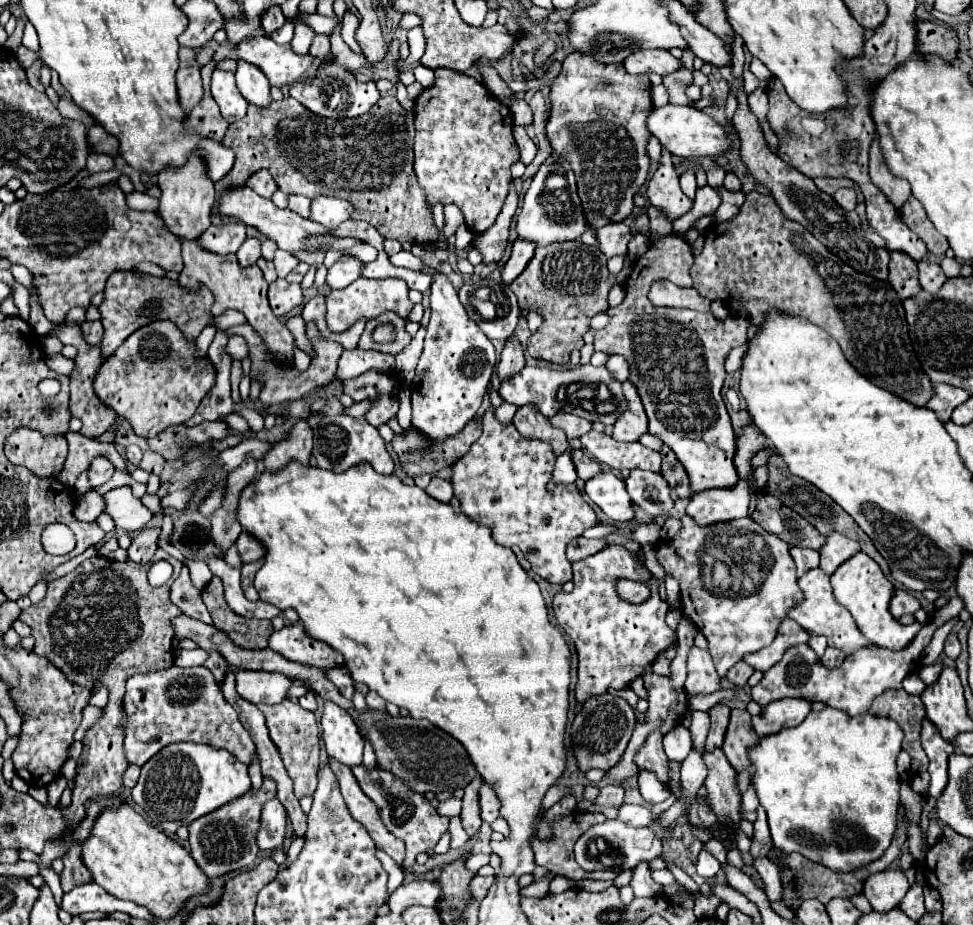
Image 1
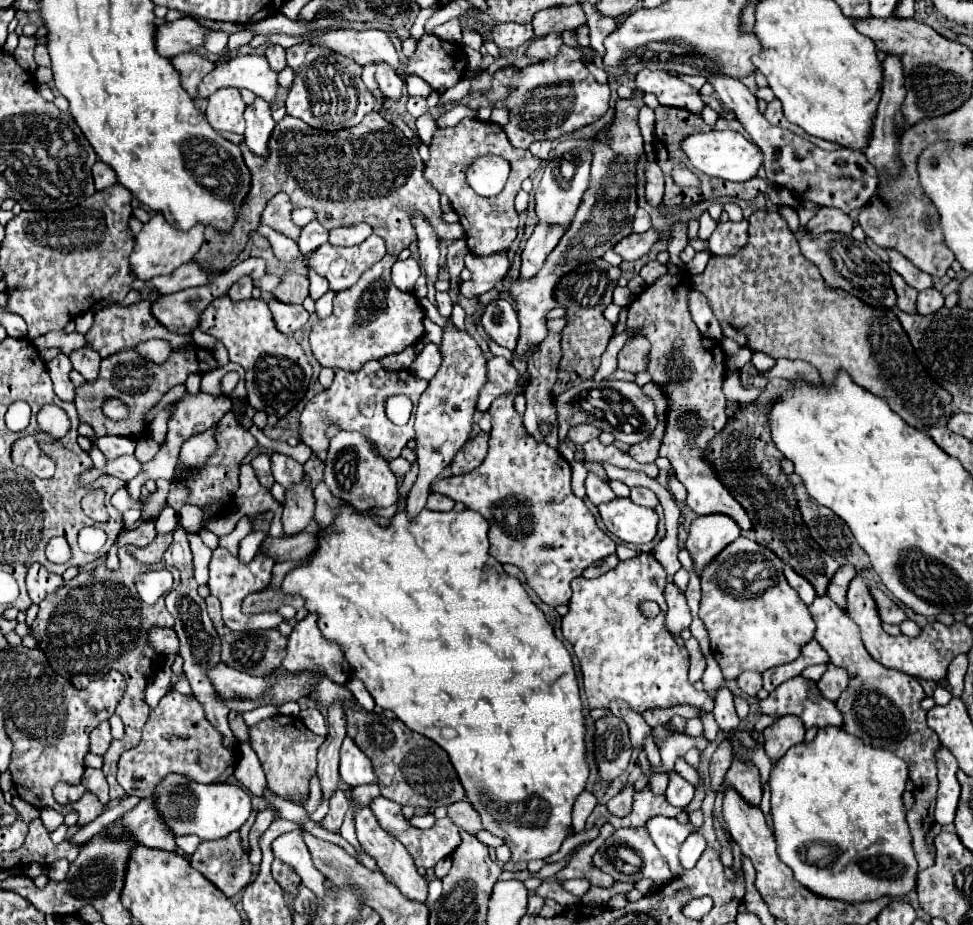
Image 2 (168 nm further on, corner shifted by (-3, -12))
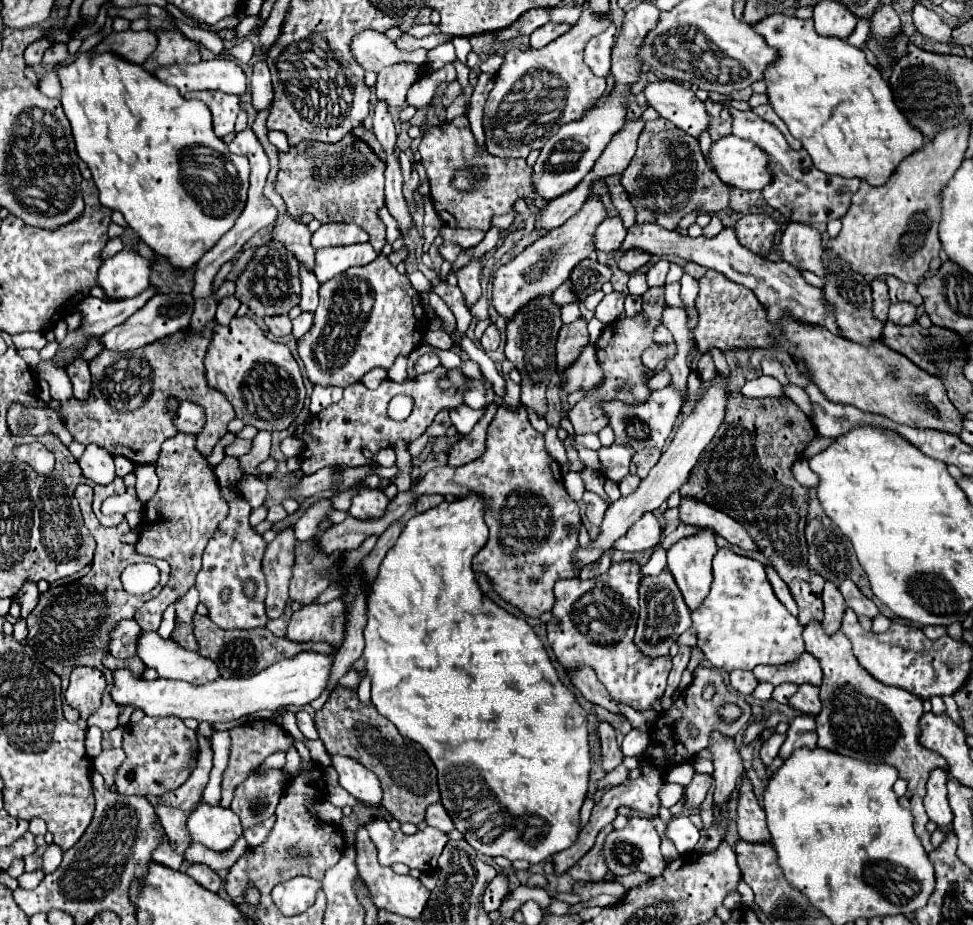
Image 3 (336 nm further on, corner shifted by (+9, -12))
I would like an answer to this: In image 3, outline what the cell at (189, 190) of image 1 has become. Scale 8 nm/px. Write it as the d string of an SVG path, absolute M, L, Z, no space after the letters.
M124 248L102 264L98 286L104 288L106 296L112 300L132 298L150 286L150 274L156 260L158 256L148 260L138 250Z

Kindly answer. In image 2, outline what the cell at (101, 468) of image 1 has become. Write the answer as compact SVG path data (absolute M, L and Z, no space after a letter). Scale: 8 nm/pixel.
M120 488L120 490L110 498L110 502L112 502L112 506L114 506L116 510L120 510L120 512L126 512L126 510L132 510L132 508L134 508L134 510L142 510L142 502L130 498L130 494L128 494L126 488Z

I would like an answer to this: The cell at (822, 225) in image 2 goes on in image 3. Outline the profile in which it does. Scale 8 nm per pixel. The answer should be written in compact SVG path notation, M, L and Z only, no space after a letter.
M790 222L778 242L778 250L782 254L782 260L790 262L796 268L812 270L816 276L824 276L828 270L820 260L820 250L824 250L822 232L808 224Z

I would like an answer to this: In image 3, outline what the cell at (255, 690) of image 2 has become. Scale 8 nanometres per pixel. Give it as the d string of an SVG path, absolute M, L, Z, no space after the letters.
M144 632L144 634L140 636L138 656L142 658L142 662L144 662L148 668L154 668L160 678L186 680L186 682L190 682L190 684L210 684L210 682L216 682L216 680L220 678L218 666L216 666L210 658L204 658L204 656L200 656L198 652L186 650L186 648L178 646L176 642L172 642L172 640L162 640L162 638L158 636L158 632Z

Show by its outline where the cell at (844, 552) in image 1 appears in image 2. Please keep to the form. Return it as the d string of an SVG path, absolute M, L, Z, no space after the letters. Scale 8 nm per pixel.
M842 566L838 568L838 572L834 574L828 586L828 596L836 602L836 606L842 606L842 610L846 610L846 590L854 576L856 576L856 570L852 566Z

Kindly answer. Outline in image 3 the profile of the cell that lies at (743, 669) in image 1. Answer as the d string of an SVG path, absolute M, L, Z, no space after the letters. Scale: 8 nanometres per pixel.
M734 670L734 672L730 672L730 686L732 686L738 694L748 696L748 694L752 694L752 690L758 686L758 680L754 678L752 672Z

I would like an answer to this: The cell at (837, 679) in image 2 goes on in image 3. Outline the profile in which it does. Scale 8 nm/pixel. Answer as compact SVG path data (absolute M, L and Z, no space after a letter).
M802 684L800 690L796 692L796 696L790 698L790 706L798 712L808 712L808 714L818 714L822 710L820 704L820 688L814 684Z

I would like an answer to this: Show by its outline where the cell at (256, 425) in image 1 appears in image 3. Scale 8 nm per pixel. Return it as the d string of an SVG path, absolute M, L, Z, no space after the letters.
M244 474L244 476L238 480L236 488L240 490L242 498L246 498L246 502L248 502L252 508L260 508L260 506L262 506L264 498L266 498L266 484L264 484L258 476L254 476L254 474Z

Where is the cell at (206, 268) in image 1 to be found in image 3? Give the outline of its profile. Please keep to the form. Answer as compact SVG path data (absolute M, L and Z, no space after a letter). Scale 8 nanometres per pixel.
M234 316L228 326L214 322L206 354L206 374L208 386L226 394L236 416L258 430L284 430L304 408L306 388L290 348L282 342L272 342L248 316Z

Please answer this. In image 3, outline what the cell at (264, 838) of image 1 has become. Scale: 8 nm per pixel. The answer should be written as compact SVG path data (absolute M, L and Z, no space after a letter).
M272 770L264 778L258 772L252 772L234 792L232 810L238 814L242 828L252 828L266 818L270 818L278 806L278 800L284 790L282 770Z

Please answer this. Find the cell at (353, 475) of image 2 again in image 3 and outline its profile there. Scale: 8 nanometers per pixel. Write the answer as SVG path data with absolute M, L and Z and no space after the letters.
M356 482L348 490L356 494L350 506L350 514L354 518L376 518L388 506L388 498L380 488L368 488L364 482Z

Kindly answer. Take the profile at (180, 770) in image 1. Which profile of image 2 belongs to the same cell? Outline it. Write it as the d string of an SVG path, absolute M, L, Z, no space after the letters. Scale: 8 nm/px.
M170 774L156 788L156 808L164 822L172 828L176 836L196 834L202 840L226 838L230 832L240 830L252 812L250 796L242 786L234 784L196 784L184 776Z

